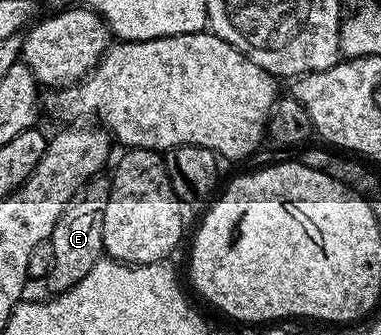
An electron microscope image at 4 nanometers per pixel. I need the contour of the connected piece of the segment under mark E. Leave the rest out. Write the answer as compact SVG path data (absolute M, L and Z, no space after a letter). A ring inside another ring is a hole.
M98 175L85 186L83 192L74 197L63 211L59 223L55 223L55 231L50 237L52 243L52 266L44 278L43 285L47 293L57 296L70 290L79 280L102 260L103 249L103 211L107 211L110 178Z

